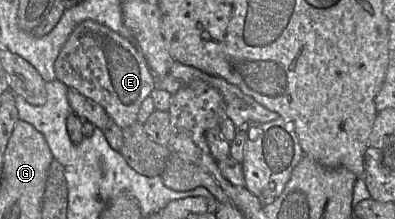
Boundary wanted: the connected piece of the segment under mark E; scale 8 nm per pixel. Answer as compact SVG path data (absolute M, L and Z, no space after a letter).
M85 20L74 28L59 51L54 62L54 71L56 80L101 105L121 129L138 123L137 114L142 102L156 88L155 77L133 41L93 20Z

